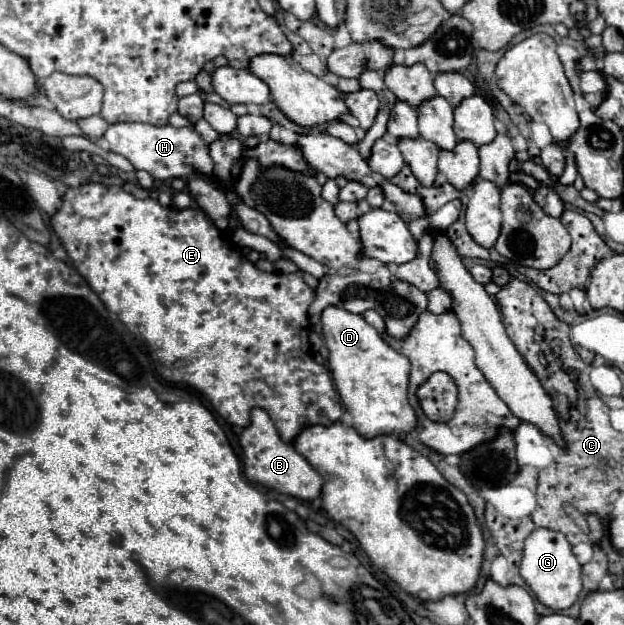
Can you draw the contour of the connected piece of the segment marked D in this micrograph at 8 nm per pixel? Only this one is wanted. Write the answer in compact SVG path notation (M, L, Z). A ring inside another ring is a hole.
M328 305L320 315L324 341L330 351L330 371L340 393L342 405L352 415L352 425L364 437L378 433L404 435L416 425L414 409L406 399L410 361L390 349L378 331L360 313L350 313L338 305Z

